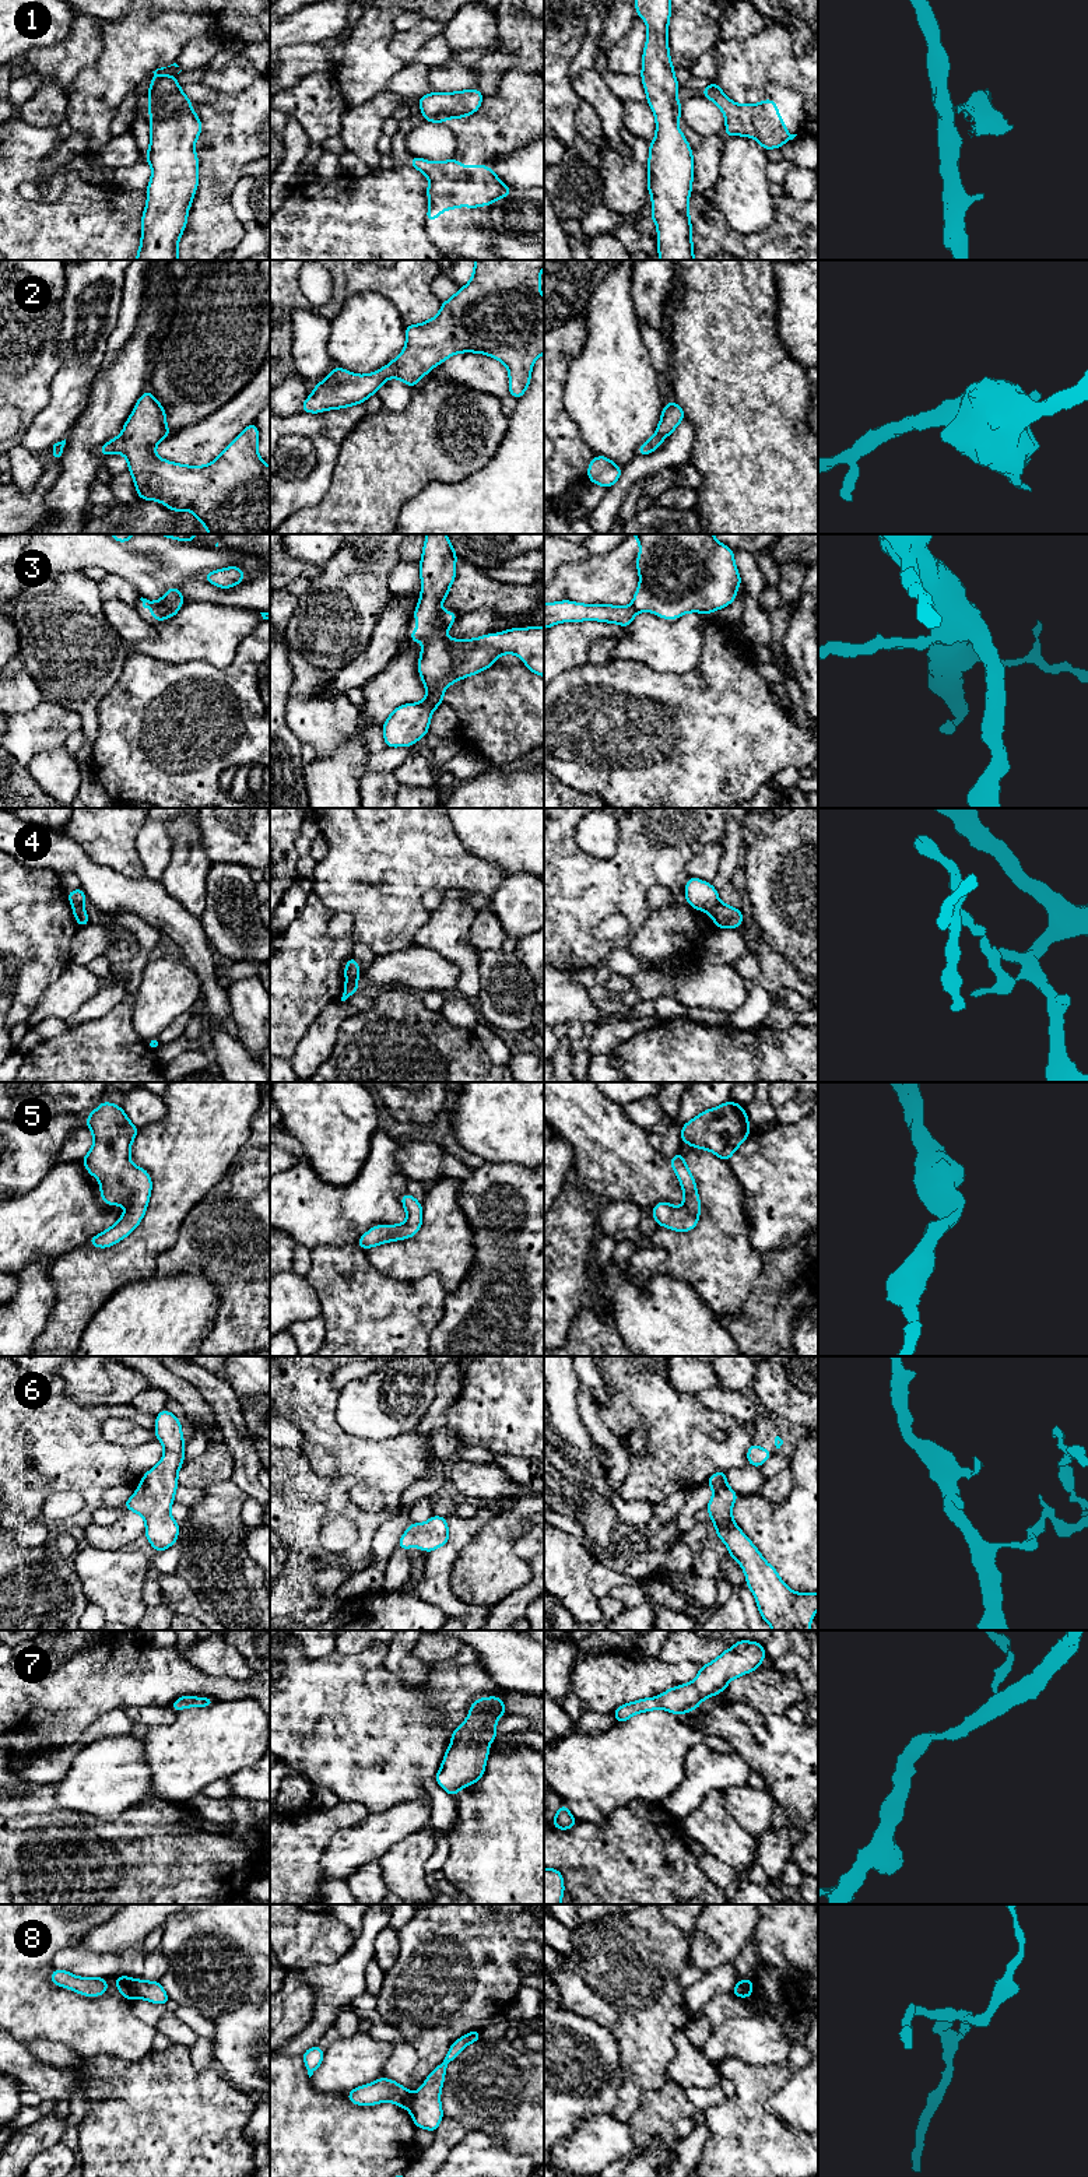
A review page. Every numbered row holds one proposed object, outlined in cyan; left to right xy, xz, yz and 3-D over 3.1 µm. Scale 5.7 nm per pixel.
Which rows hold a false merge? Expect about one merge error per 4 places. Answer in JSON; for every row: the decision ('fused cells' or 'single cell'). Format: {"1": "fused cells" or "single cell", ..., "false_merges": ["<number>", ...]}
{"1": "fused cells", "2": "single cell", "3": "single cell", "4": "fused cells", "5": "single cell", "6": "single cell", "7": "single cell", "8": "fused cells", "false_merges": ["1", "4", "8"]}

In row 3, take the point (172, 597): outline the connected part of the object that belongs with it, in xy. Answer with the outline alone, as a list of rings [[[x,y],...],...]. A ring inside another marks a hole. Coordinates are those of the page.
[[[178,587],[168,589],[164,597],[158,601],[150,601],[143,597],[140,600],[143,601],[144,608],[151,608],[150,612],[152,614],[154,622],[175,617],[179,612],[179,608],[185,604],[183,594]]]

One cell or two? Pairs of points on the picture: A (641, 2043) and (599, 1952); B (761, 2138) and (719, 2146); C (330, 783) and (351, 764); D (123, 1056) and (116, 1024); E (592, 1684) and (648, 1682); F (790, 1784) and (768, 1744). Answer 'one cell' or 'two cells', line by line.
A: one cell
B: one cell
C: one cell
D: one cell
E: one cell
F: one cell

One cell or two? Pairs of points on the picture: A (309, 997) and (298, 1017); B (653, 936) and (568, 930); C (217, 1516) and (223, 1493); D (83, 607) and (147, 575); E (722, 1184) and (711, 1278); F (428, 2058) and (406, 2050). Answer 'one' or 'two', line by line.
A: one
B: two
C: one
D: two
E: one
F: two

